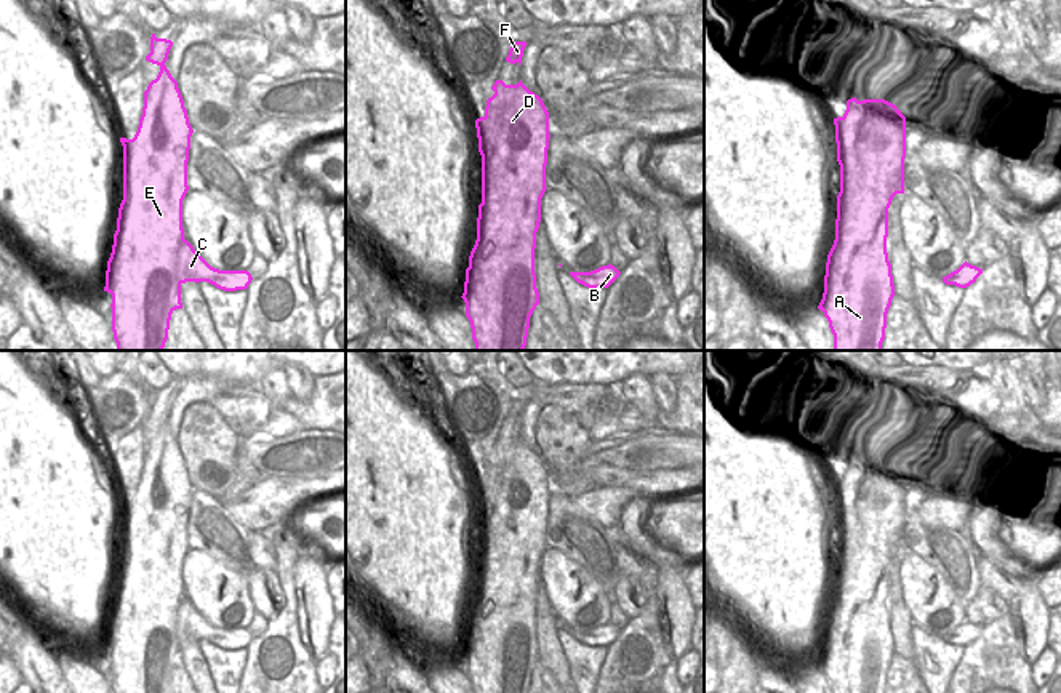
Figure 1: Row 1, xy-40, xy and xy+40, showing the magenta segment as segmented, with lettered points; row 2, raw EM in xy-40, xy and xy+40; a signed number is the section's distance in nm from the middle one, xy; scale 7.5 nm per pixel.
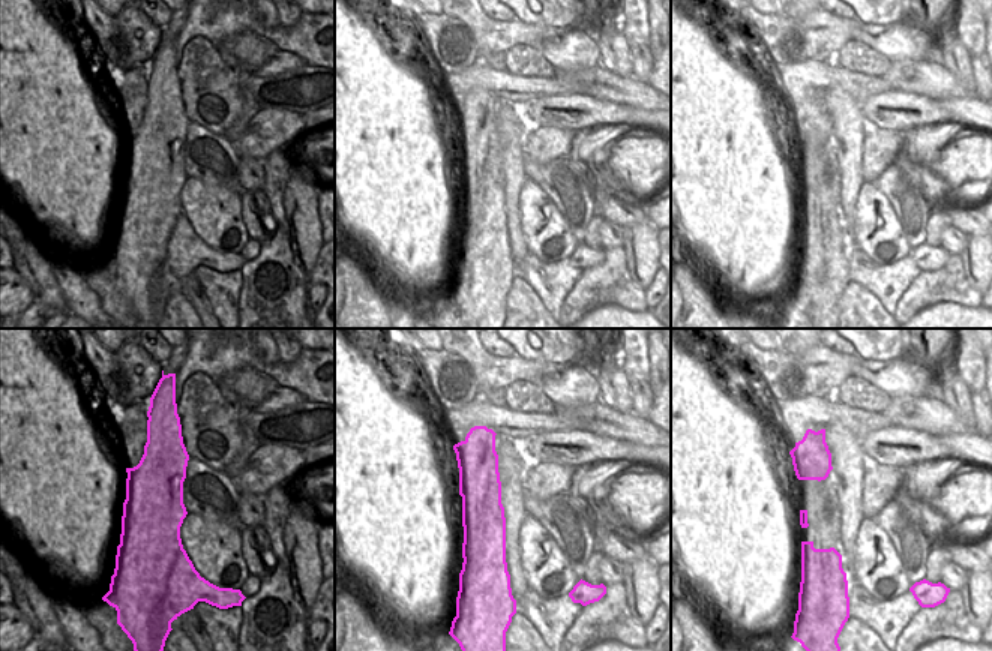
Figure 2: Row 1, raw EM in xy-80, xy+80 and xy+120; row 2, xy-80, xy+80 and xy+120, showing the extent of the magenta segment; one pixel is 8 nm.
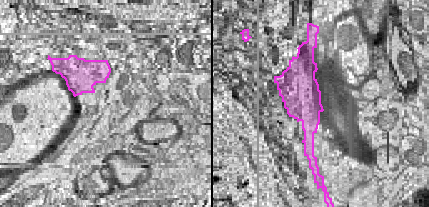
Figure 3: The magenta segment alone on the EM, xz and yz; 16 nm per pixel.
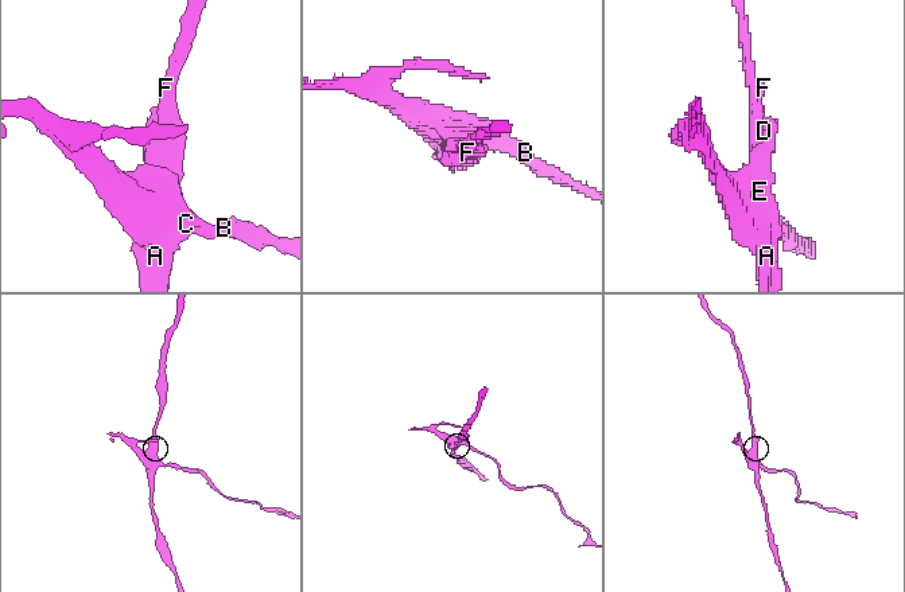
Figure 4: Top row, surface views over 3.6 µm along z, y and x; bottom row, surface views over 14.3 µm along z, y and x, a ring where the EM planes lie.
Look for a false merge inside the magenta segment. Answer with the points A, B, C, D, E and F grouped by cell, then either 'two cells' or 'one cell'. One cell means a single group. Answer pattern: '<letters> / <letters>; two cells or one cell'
A D E F / B C; two cells

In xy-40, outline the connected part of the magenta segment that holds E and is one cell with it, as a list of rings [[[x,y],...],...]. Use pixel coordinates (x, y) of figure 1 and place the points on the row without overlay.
[[[150,395],[150,411],[146,419],[157,423],[160,431],[144,450],[144,466],[139,485],[133,498],[120,496],[123,504],[123,559],[120,562],[133,576],[130,616],[109,616],[104,650],[112,653],[112,690],[114,693],[168,693],[171,672],[182,667],[181,640],[178,639],[178,610],[184,599],[182,559],[189,549],[187,520],[190,495],[194,491],[178,440],[171,435],[165,421],[171,399]]]

